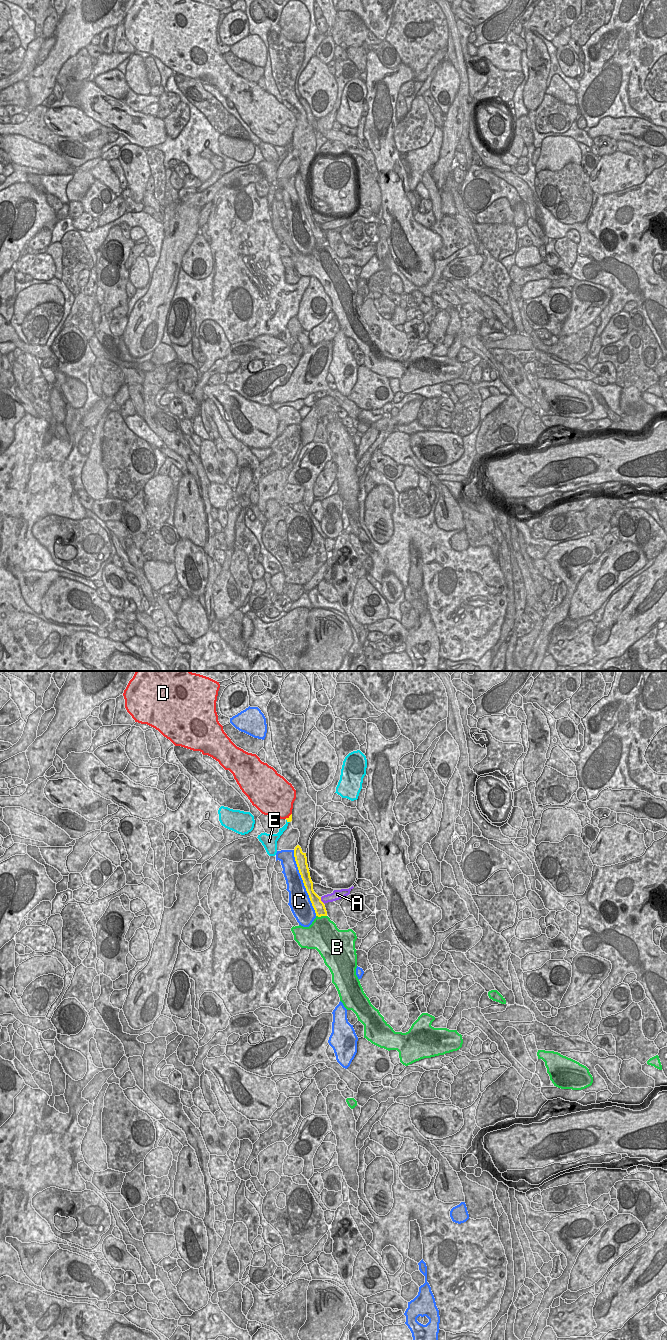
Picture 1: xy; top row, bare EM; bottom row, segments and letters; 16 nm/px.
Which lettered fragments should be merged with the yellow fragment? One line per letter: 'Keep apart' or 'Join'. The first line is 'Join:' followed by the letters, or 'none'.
Join: none
A: Keep apart
B: Keep apart
C: Keep apart
D: Keep apart
E: Keep apart

